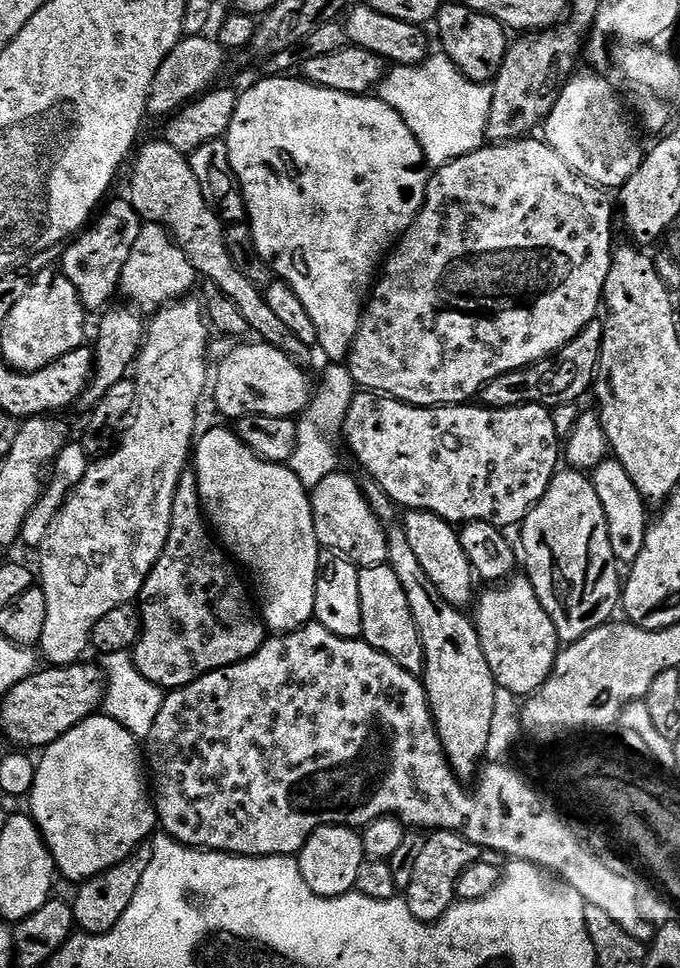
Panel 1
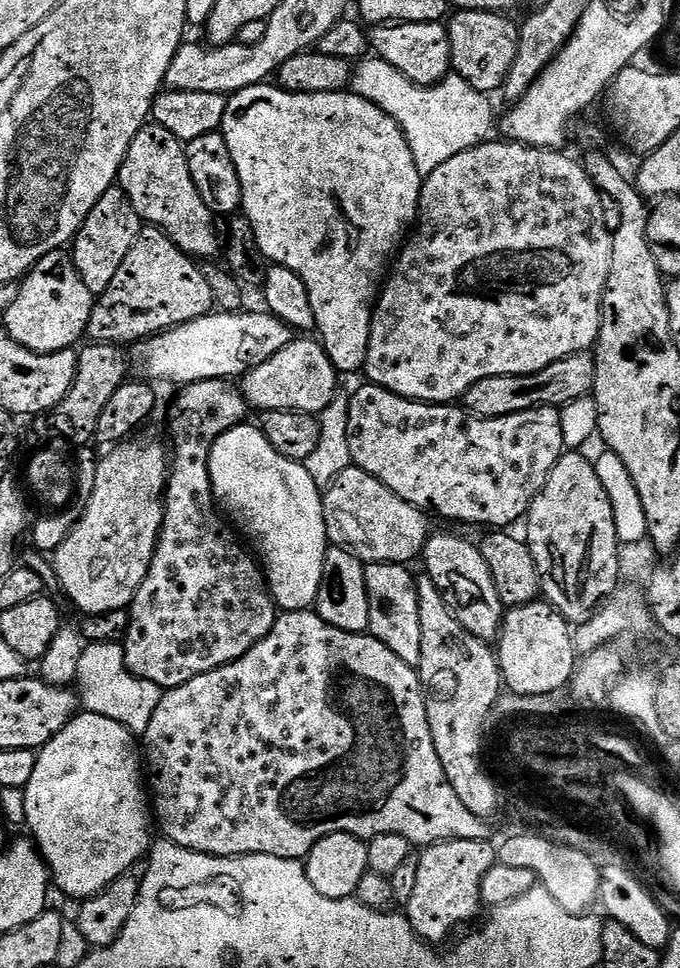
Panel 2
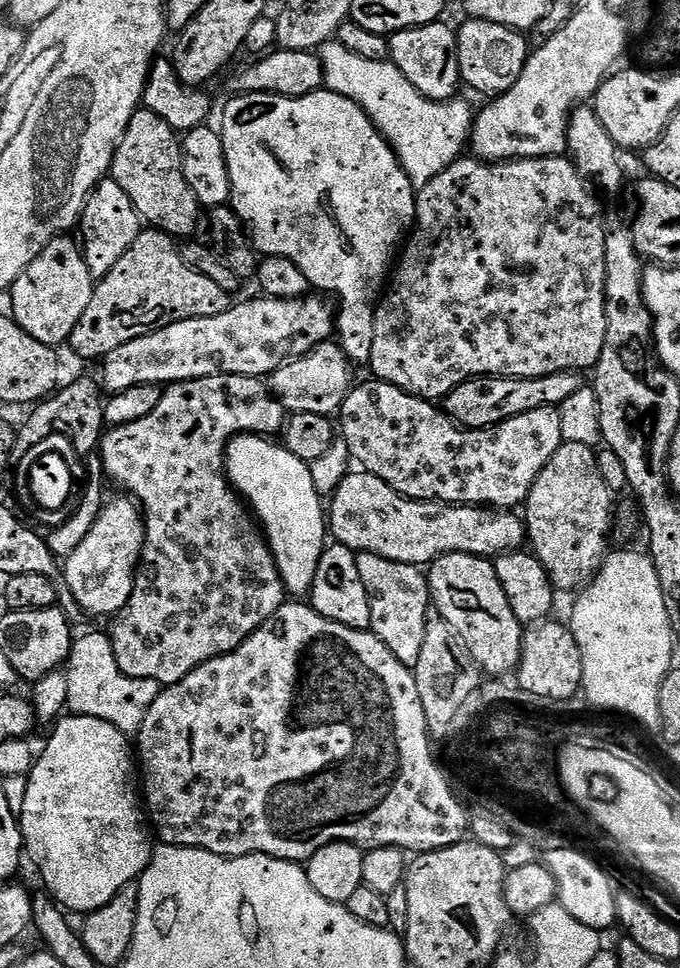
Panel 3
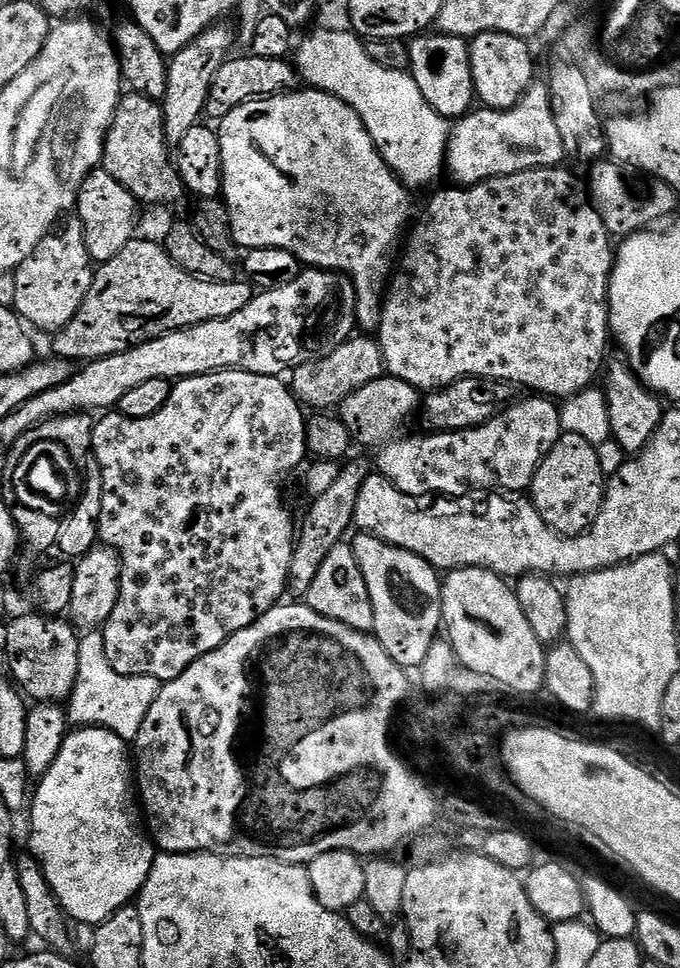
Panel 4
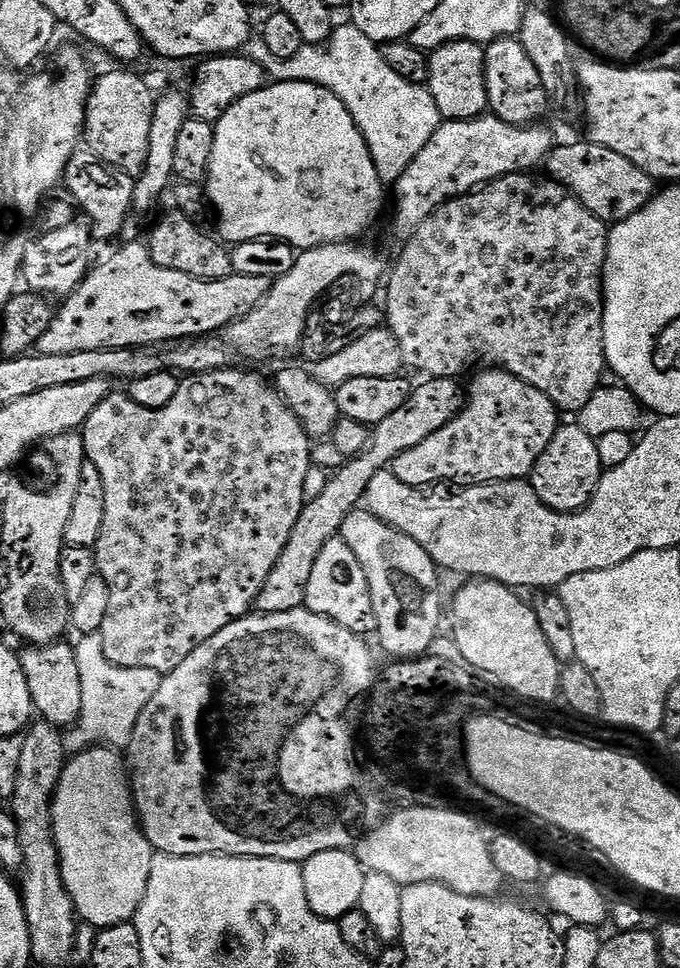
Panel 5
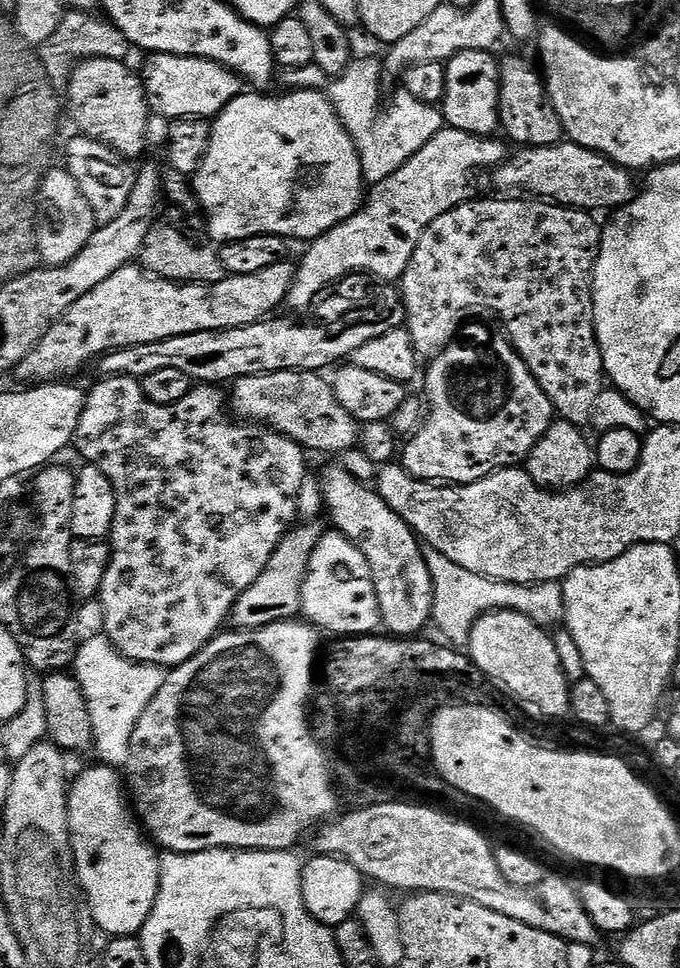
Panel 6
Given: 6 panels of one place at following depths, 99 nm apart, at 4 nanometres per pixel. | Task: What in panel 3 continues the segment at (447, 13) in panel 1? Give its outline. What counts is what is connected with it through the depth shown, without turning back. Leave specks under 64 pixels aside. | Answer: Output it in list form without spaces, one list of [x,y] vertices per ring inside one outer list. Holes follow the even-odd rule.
[[[465,19],[464,25],[456,28],[456,41],[458,42],[458,66],[460,67],[460,78],[465,85],[468,84],[476,92],[488,96],[484,98],[495,98],[501,96],[524,72],[524,67],[530,55],[530,47],[524,39],[525,33],[517,32],[514,28],[498,26],[498,22],[486,22],[485,20]]]

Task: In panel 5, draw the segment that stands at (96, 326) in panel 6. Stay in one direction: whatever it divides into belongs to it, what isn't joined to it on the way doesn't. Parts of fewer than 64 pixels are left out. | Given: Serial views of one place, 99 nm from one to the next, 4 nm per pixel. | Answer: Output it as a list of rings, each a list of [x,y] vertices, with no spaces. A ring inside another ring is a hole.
[[[128,242],[125,248],[108,256],[100,265],[89,271],[64,304],[53,315],[50,326],[34,346],[39,354],[78,354],[78,350],[102,350],[103,348],[134,348],[160,346],[163,340],[183,342],[189,338],[208,338],[229,324],[250,314],[266,298],[272,289],[272,281],[266,278],[250,278],[235,274],[221,280],[199,280],[190,274],[178,274],[178,270],[166,270],[150,258],[147,247],[140,242]]]

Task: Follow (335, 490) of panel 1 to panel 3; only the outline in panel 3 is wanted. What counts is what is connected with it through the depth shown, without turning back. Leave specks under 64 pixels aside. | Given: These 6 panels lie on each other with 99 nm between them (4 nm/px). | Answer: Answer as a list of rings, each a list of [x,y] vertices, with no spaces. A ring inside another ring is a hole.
[[[363,470],[349,471],[338,490],[332,493],[330,503],[330,536],[335,543],[345,544],[357,554],[369,552],[403,564],[428,566],[439,556],[455,552],[495,558],[504,552],[523,549],[526,544],[526,524],[521,517],[520,520],[516,517],[515,511],[470,504],[441,504],[435,500],[410,500],[382,482],[382,478]]]

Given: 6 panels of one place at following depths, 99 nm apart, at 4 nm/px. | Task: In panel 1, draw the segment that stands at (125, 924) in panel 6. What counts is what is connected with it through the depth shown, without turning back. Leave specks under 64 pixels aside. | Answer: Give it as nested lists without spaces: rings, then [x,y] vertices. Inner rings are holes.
[[[97,714],[43,749],[41,756],[44,757],[39,757],[30,793],[30,815],[40,827],[61,877],[75,882],[94,878],[122,862],[157,831],[154,800],[146,779],[146,756],[141,745],[139,748],[136,744],[139,744],[137,737],[132,736],[130,730],[114,722],[114,718]]]

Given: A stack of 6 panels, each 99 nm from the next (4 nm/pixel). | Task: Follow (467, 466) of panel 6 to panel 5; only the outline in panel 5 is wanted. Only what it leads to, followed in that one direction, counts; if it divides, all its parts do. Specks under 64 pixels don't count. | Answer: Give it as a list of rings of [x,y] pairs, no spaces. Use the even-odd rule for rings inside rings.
[[[480,370],[475,373],[472,385],[466,388],[466,403],[458,415],[438,434],[430,434],[422,446],[406,450],[394,461],[390,470],[400,481],[411,488],[429,486],[467,486],[469,484],[501,484],[504,480],[531,477],[536,459],[550,446],[556,429],[562,423],[556,403],[547,400],[534,386],[507,370]]]

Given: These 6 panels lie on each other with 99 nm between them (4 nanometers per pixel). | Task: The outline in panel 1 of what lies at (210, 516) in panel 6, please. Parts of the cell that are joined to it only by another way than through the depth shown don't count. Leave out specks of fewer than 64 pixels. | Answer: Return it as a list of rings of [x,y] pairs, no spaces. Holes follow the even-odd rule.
[[[186,470],[176,491],[166,546],[158,562],[150,570],[138,597],[142,630],[140,640],[132,652],[132,660],[138,666],[138,674],[142,674],[142,678],[150,682],[159,684],[165,690],[184,688],[214,670],[222,670],[226,666],[250,658],[264,645],[266,639],[264,621],[250,595],[249,585],[241,569],[223,547],[212,548],[212,540],[214,544],[214,536],[200,502],[196,473]]]

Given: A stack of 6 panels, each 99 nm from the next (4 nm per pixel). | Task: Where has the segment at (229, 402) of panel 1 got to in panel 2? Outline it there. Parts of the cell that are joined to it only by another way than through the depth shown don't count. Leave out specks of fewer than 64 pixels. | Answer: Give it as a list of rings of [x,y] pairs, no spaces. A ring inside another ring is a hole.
[[[296,338],[285,348],[278,350],[274,358],[266,358],[266,362],[245,372],[242,391],[244,401],[252,410],[319,414],[326,410],[326,406],[330,406],[332,400],[337,399],[336,379],[336,367],[330,362],[328,351],[319,339]]]

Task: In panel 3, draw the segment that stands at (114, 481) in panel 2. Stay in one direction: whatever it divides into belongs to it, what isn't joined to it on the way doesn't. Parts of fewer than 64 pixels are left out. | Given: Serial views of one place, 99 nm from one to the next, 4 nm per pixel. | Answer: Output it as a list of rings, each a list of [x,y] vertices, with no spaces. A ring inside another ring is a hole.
[[[109,499],[100,510],[100,517],[94,522],[90,534],[74,554],[70,554],[62,564],[62,578],[74,590],[74,598],[84,607],[85,613],[111,618],[121,612],[130,598],[133,586],[136,585],[136,570],[140,567],[140,556],[144,553],[144,517],[140,505],[135,499]]]

